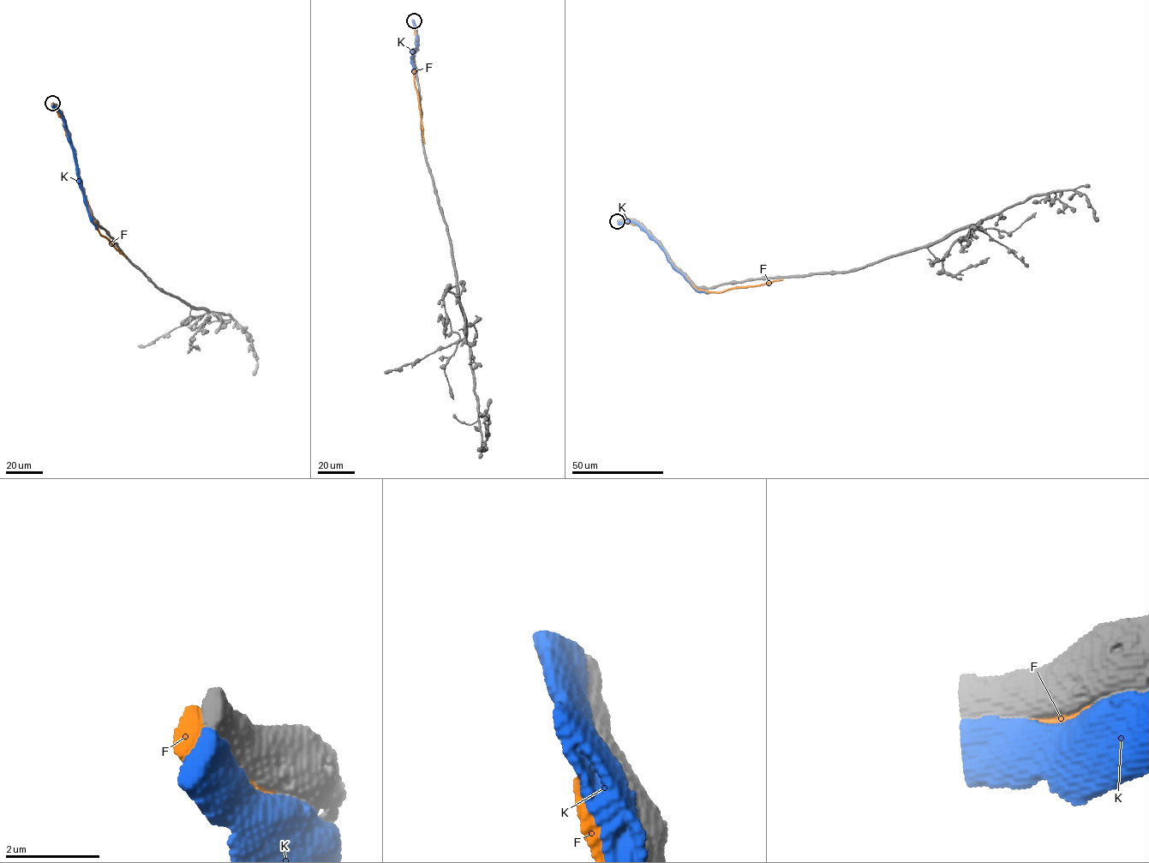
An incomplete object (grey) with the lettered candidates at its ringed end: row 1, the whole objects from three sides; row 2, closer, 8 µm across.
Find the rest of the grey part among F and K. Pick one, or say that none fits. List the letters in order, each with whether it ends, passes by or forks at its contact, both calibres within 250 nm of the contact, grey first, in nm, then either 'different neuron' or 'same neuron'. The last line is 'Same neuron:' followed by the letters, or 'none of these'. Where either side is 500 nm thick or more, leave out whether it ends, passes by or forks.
F: calibres 600 and 440 nm; different neuron
K: calibres 750 and 750 nm; different neuron
Same neuron: none of these

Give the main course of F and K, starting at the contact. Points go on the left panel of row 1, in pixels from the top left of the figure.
F: (54, 104), (63, 119), (90, 215), (102, 236), (126, 256)
K: (53, 104), (63, 121), (83, 200), (96, 229)

